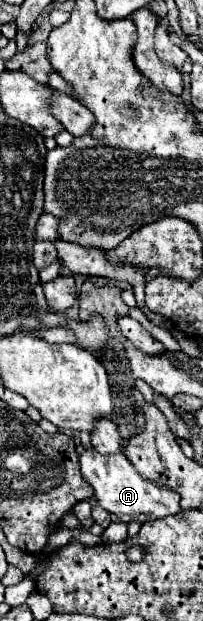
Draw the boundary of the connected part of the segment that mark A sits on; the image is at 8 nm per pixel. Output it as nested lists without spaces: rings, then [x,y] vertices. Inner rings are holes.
[[[86,449],[80,455],[80,465],[82,465],[82,477],[94,487],[94,497],[98,499],[98,505],[104,507],[108,513],[114,513],[124,523],[130,521],[146,523],[166,515],[178,515],[182,511],[180,495],[172,493],[166,487],[160,487],[158,483],[142,479],[124,453],[100,455],[96,449]]]

